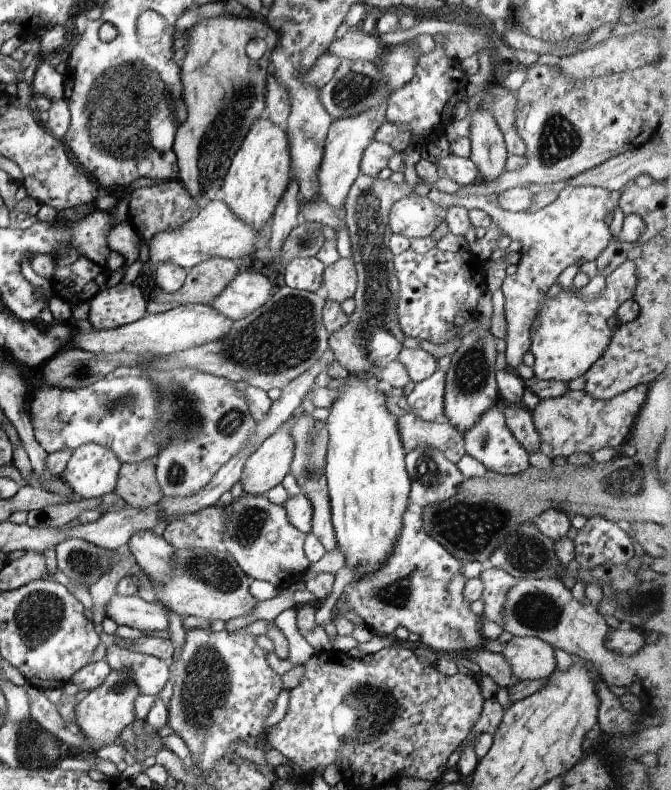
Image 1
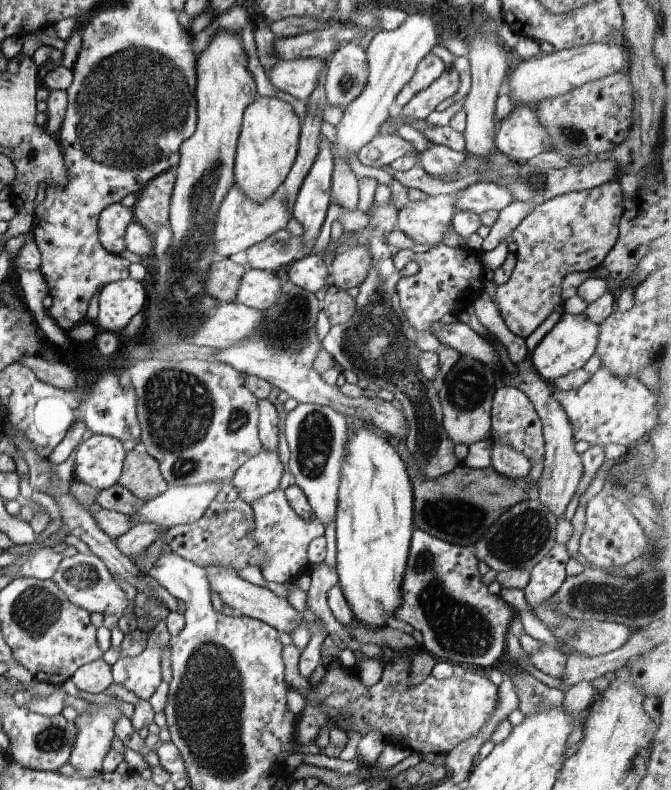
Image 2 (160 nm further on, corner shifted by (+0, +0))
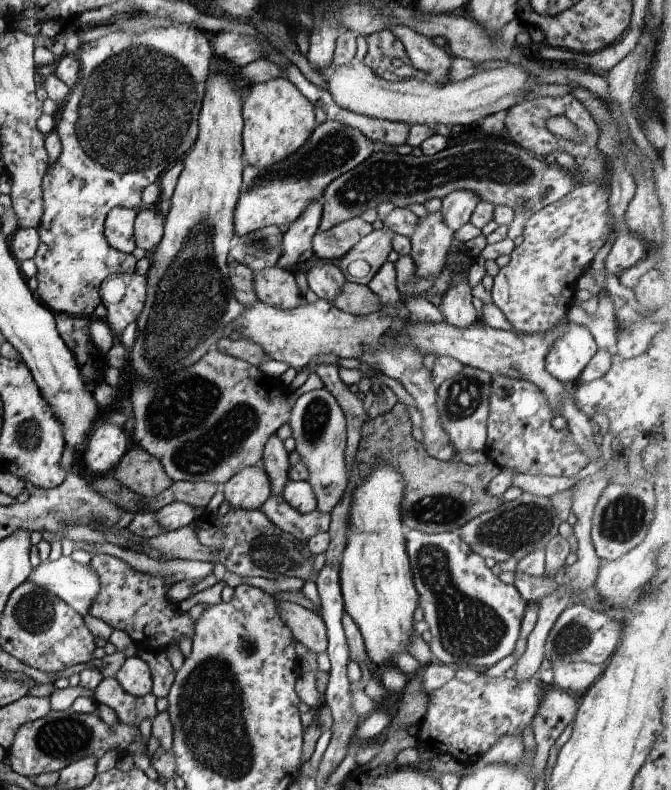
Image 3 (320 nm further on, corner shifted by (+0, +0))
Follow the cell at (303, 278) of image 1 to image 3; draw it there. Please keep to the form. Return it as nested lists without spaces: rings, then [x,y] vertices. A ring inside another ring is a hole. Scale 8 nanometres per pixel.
[[[328,261],[312,266],[307,272],[307,281],[313,297],[328,299],[330,302],[341,293],[342,287],[347,282],[340,267]]]

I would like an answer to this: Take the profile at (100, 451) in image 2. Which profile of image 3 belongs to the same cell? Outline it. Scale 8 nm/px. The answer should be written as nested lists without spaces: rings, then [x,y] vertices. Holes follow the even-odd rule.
[[[100,424],[84,446],[83,462],[94,472],[111,472],[130,448],[123,426]]]

